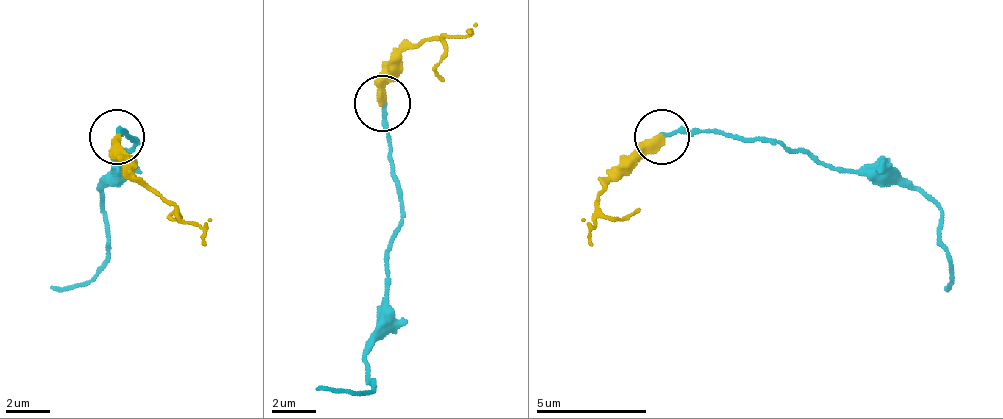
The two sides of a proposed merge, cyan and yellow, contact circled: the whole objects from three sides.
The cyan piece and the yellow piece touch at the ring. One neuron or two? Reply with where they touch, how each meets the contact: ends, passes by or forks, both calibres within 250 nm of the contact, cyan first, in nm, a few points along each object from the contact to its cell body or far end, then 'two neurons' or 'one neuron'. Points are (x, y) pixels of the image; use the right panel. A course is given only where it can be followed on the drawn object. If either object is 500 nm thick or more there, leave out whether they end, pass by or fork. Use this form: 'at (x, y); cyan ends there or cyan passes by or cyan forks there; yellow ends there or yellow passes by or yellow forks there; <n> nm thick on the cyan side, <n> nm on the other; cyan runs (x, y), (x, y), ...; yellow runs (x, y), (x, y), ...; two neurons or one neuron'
at (662, 136); cyan ends there; yellow ends there; 190 nm thick on the cyan side, 440 nm on the other; cyan runs (663, 138), (735, 132), (785, 143), (813, 160), (891, 171), (935, 204), (952, 271), (946, 288); yellow runs (663, 138), (635, 154), (607, 182), (591, 243); one neuron

